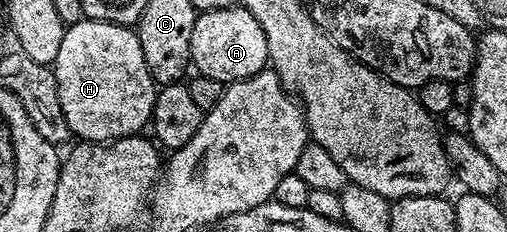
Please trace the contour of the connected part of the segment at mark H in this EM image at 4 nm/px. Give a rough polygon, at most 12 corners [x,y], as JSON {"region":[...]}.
{"region":[[84,17],[52,67],[70,135],[150,125],[136,29]]}

